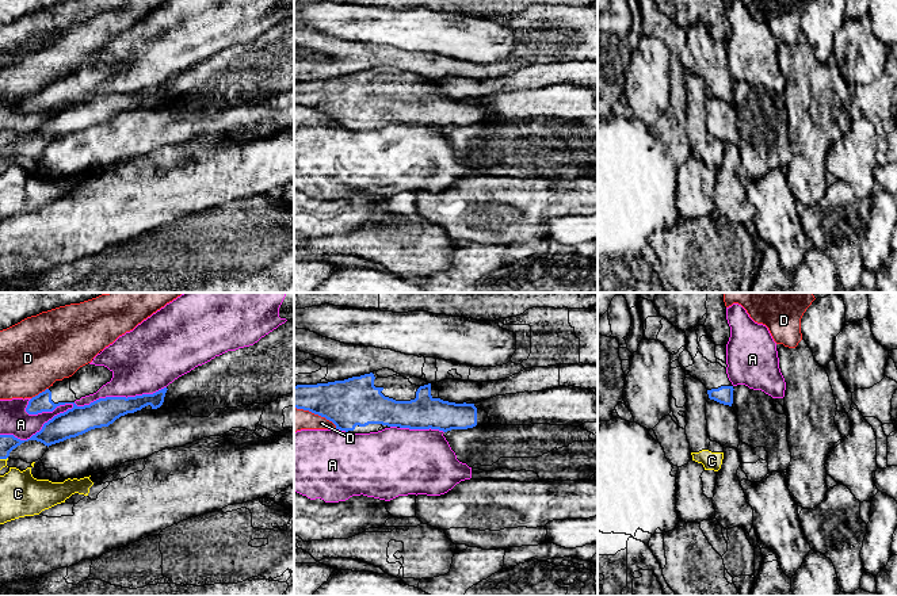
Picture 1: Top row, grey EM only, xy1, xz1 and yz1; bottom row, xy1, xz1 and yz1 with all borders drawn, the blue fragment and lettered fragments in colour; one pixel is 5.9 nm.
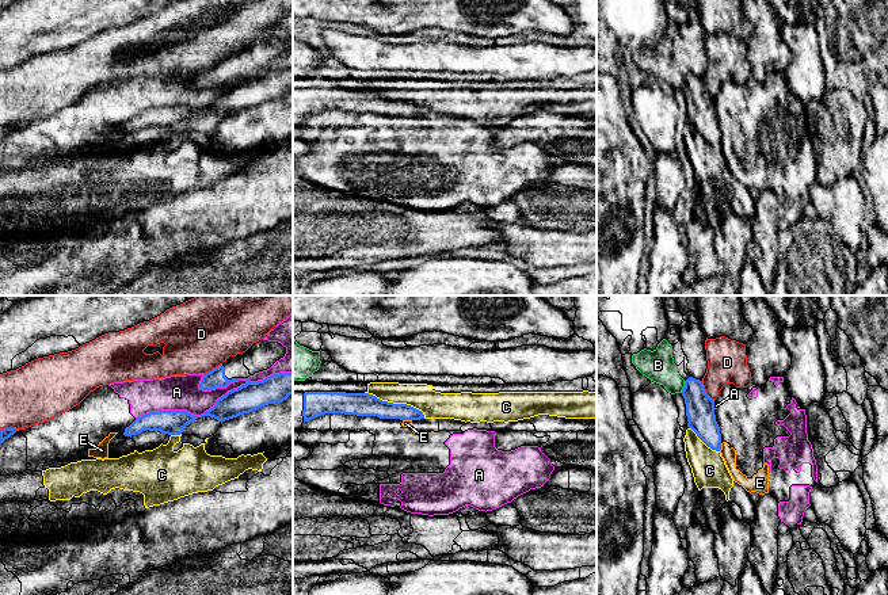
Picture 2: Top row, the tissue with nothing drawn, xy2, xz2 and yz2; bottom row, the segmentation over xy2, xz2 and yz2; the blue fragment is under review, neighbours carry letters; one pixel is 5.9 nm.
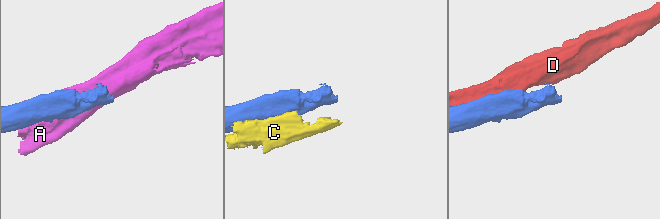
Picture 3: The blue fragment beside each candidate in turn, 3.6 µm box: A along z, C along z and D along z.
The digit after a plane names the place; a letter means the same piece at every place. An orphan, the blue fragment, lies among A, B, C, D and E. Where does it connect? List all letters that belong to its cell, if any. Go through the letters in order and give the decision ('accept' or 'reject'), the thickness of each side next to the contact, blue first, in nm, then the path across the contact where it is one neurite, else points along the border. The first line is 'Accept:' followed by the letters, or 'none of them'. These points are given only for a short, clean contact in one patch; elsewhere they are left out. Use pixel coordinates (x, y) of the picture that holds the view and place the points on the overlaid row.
Accept: none of them
A: reject; calibres 170 and 70 nm
B: reject; calibres 180 and 190 nm
C: reject; calibres 140 and 160 nm
D: reject; calibres 280 and 130 nm
E: reject; calibres 170 and 80 nm

